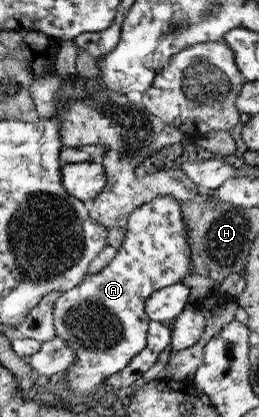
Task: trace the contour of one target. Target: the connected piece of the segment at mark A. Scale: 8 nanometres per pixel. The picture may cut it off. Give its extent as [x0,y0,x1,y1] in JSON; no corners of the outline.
[54,195,191,395]

